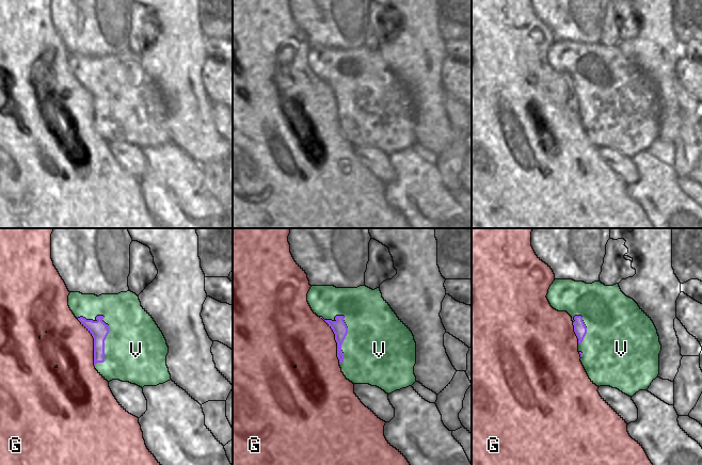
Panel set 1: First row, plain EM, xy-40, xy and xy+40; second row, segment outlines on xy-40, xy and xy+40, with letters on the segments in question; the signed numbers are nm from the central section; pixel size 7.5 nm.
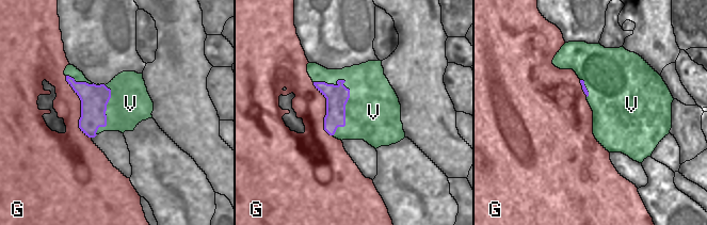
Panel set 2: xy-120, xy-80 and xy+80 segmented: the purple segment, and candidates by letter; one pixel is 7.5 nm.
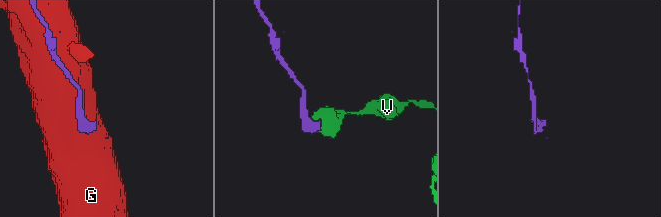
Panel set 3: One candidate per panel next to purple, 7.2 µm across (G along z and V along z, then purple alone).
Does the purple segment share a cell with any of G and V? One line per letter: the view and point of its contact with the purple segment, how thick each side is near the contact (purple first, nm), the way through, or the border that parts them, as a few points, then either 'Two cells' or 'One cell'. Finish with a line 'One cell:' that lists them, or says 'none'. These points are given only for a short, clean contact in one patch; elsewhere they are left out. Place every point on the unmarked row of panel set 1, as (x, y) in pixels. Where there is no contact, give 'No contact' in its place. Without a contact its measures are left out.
G: Touches purple at xy-40 (94, 103). Thickness 140 nm (purple) against 360 nm. Two cells
V: Touches purple at xy-40 (108, 93). Thickness 140 nm (purple) against 480 nm. Two cells
One cell: none.

